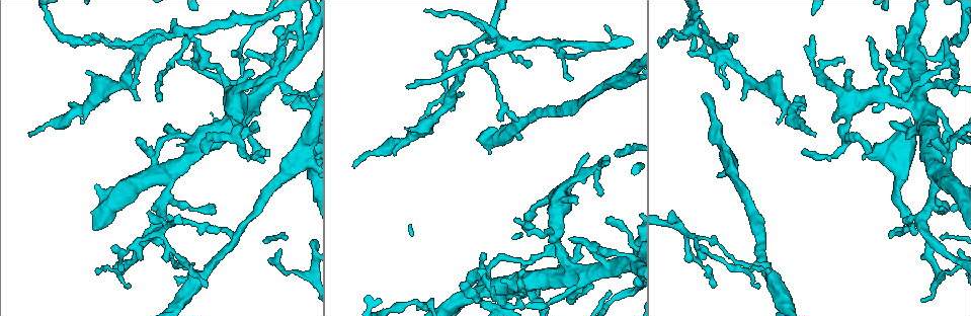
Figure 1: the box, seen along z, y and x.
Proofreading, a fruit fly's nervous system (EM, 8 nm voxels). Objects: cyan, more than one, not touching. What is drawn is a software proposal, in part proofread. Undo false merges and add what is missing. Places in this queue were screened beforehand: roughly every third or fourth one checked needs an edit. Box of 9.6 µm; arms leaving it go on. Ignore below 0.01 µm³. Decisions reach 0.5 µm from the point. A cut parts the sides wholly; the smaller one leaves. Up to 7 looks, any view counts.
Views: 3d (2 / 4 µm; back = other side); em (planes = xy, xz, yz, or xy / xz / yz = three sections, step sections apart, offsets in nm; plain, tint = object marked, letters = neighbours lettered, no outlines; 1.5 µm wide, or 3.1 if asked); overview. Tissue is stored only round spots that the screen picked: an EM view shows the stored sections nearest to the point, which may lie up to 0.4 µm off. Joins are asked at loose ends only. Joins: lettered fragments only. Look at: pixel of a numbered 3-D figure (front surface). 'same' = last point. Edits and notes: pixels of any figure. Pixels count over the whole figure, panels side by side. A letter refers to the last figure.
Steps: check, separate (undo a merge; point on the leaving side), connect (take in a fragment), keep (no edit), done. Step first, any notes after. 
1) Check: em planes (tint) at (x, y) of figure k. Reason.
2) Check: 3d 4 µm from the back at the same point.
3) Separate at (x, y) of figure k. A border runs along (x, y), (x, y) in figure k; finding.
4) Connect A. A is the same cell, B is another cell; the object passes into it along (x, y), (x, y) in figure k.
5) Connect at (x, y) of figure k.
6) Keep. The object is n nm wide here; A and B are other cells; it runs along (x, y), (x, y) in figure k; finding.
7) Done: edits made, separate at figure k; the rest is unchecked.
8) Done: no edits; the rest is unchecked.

Check: 3d 4 µm at (770, 278) of figure 1. Abrupt turn.

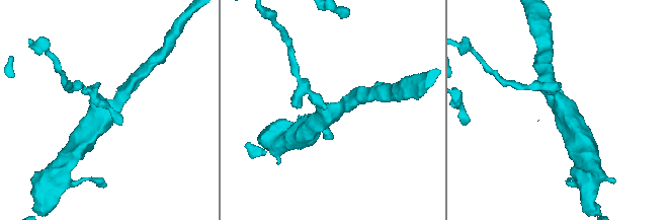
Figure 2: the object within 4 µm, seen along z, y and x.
Check: em xz step 4 (plain) at (103, 109) of figure 2. 3 arms meet here.

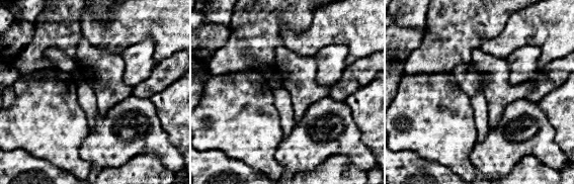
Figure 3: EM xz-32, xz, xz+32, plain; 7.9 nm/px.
Check: em xz step 4 (letters) at the same point.

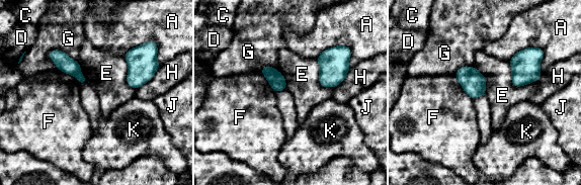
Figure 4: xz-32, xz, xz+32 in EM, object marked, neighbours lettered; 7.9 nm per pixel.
Separate at (63, 62) of figure 4. A, C, D, E, F, G, H, J and K are other cells; a border runs along (81, 73), (75, 76) in figure 4; a second cell is stuck on.

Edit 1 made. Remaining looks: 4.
Check: overview. See it whole again.

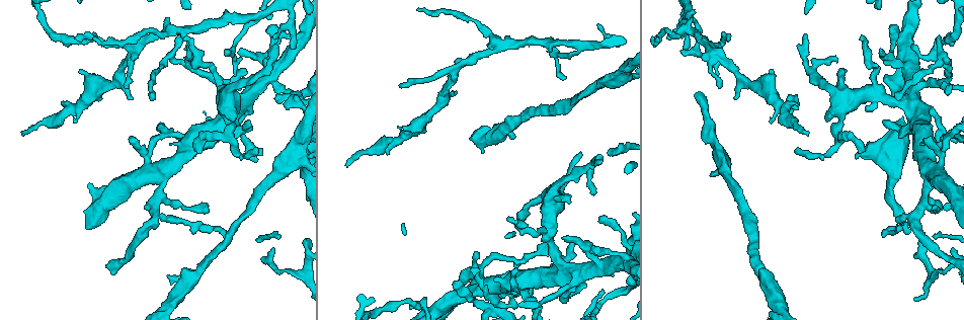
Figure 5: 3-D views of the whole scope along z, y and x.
Check: 3d 4 µm at (920, 210) of figure 5. A narrow waist.

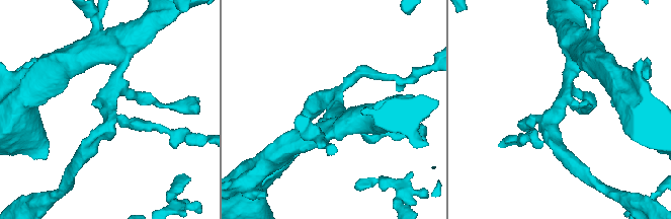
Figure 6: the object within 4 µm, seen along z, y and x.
Check: em planes (tint) at (558, 106) of figure 6. 4 arms meet here.

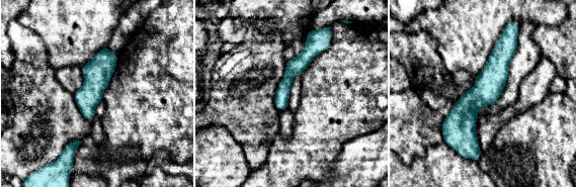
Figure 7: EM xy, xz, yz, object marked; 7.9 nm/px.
Check: em planes (letters) at the same point.

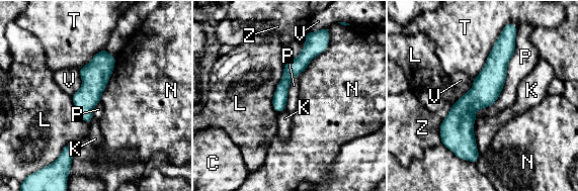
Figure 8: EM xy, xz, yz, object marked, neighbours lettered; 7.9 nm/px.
Keep. C, K, L, N, P, T, V and Z are other cells; it runs along (505, 32), (466, 108), (473, 149) in figure 8; continuous, no second cell.

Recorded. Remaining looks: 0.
Done: edits made, separate at figure 4; the rest is unchecked.

